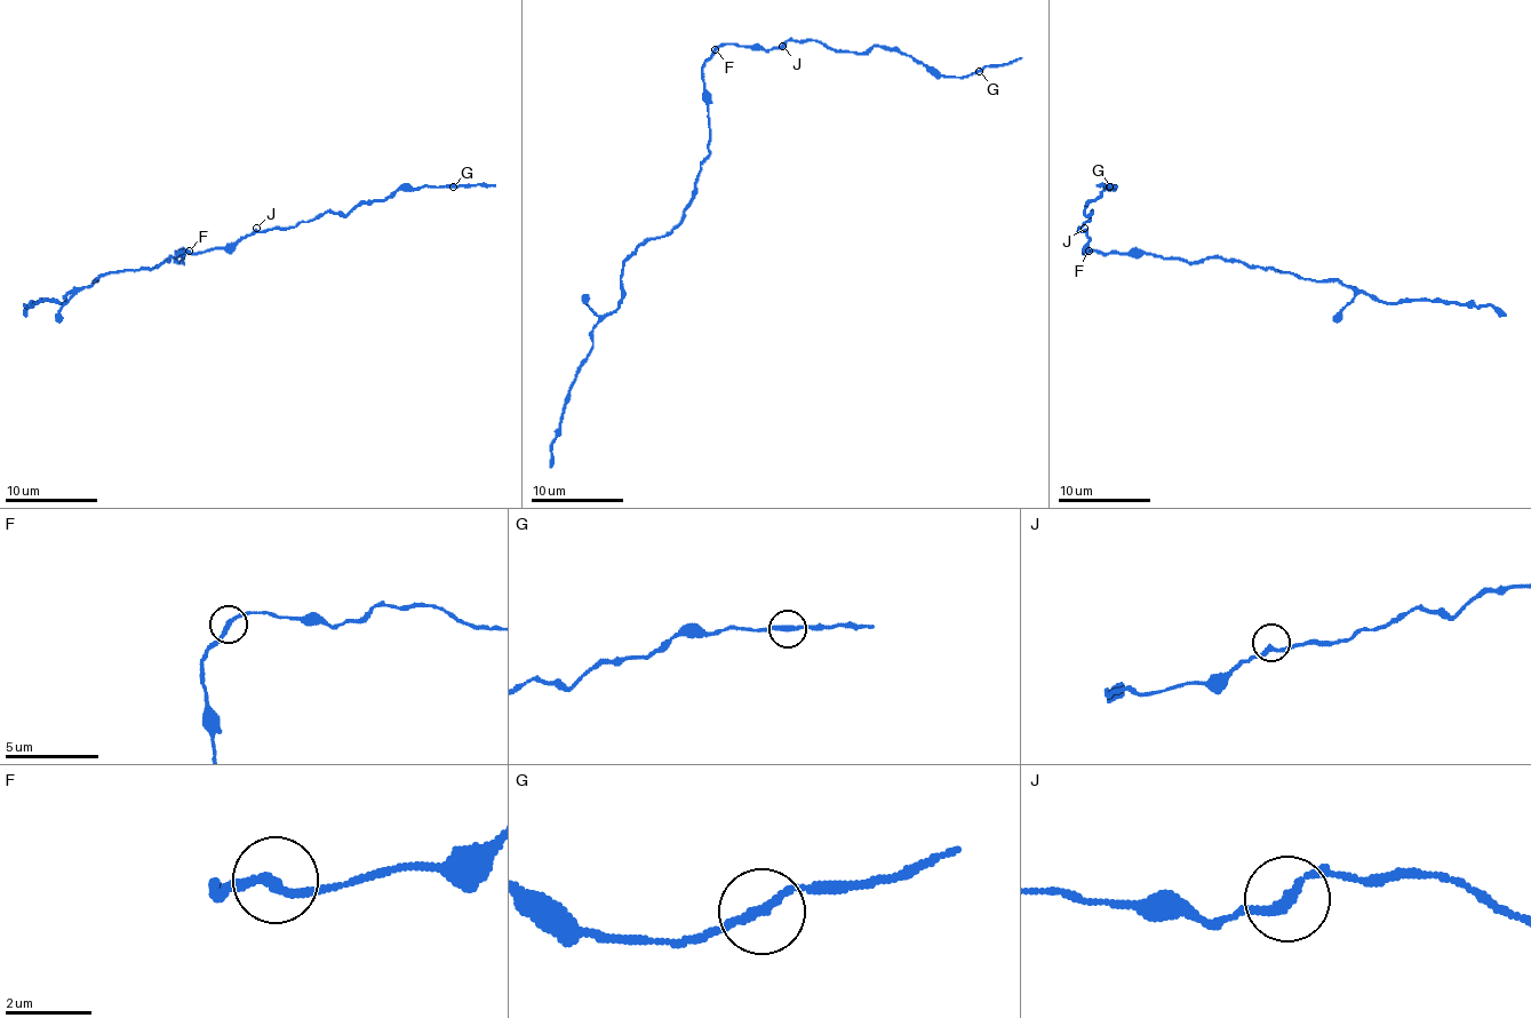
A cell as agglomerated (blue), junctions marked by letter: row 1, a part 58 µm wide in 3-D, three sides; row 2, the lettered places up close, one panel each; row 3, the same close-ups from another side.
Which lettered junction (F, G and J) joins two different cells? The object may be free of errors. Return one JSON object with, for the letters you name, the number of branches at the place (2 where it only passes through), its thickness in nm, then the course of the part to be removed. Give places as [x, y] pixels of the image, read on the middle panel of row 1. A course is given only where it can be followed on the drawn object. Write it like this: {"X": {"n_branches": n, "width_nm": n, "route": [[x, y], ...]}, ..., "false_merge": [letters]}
{"false_merge": []}

